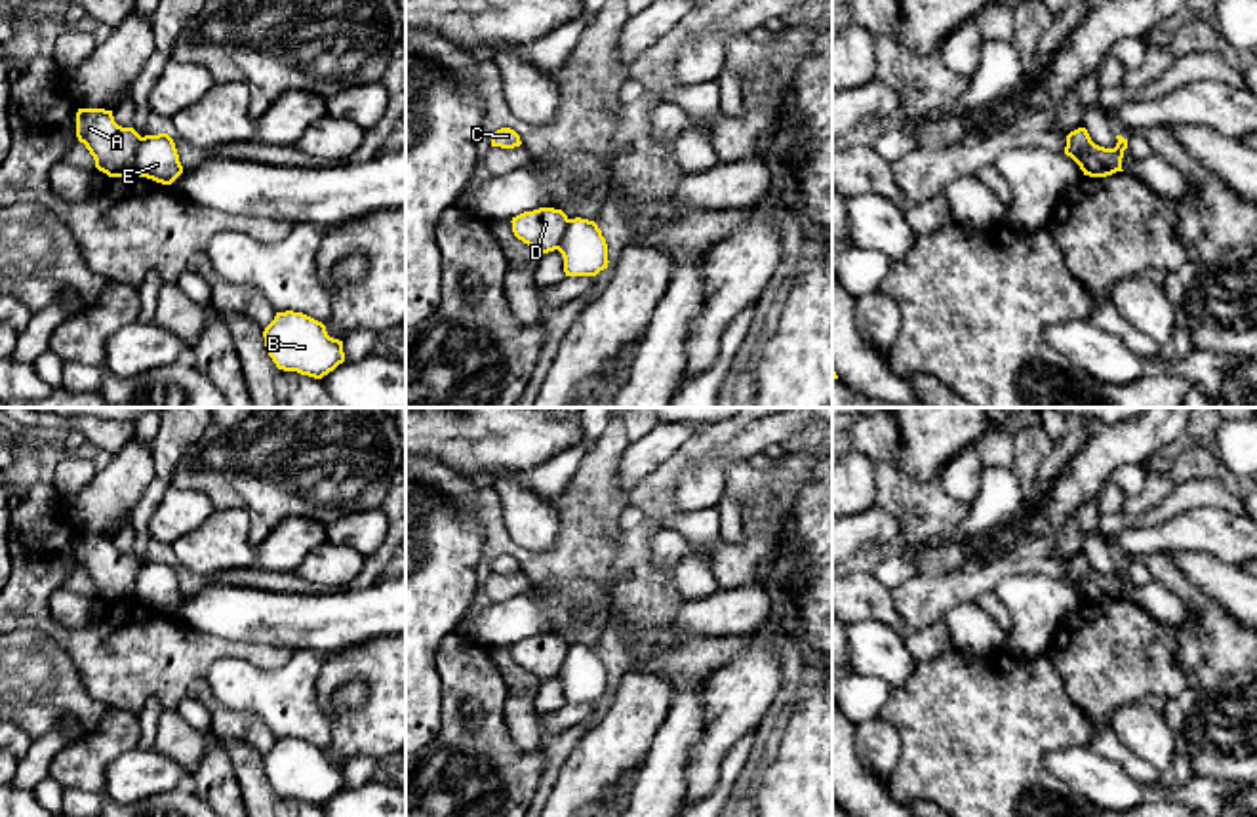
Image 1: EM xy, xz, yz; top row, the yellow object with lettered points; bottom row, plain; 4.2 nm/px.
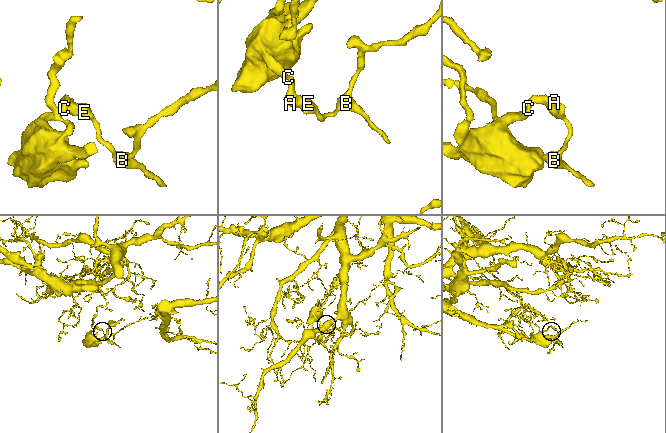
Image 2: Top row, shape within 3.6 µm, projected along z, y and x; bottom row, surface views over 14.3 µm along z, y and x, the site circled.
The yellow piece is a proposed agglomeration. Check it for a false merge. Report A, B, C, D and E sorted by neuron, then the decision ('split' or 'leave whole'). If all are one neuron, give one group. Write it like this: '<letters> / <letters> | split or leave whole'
A C D / B E | split

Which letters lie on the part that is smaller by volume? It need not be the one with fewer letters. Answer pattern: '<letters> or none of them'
A, C, D

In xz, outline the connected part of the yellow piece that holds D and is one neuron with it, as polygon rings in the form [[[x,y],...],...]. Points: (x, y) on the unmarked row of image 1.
[[[539,634],[512,644],[510,649],[518,667],[531,672],[539,680],[549,680],[558,676],[569,646],[562,636]]]

